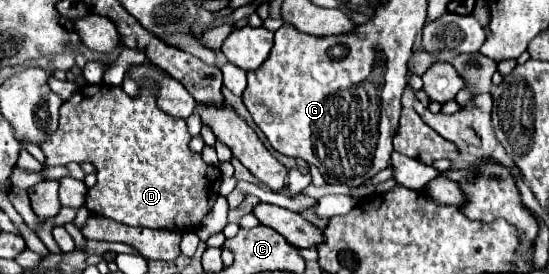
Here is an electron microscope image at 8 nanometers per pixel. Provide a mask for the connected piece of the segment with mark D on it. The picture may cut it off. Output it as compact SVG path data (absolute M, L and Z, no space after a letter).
M145 78L139 82L139 94L129 96L121 86L87 84L81 86L61 106L59 130L41 146L45 152L45 164L57 166L67 162L91 162L97 168L97 184L87 190L85 206L89 214L107 216L127 226L143 226L155 230L187 232L197 230L203 218L211 212L221 186L221 172L215 166L203 162L201 154L191 152L185 118L173 118L157 106L157 82Z

